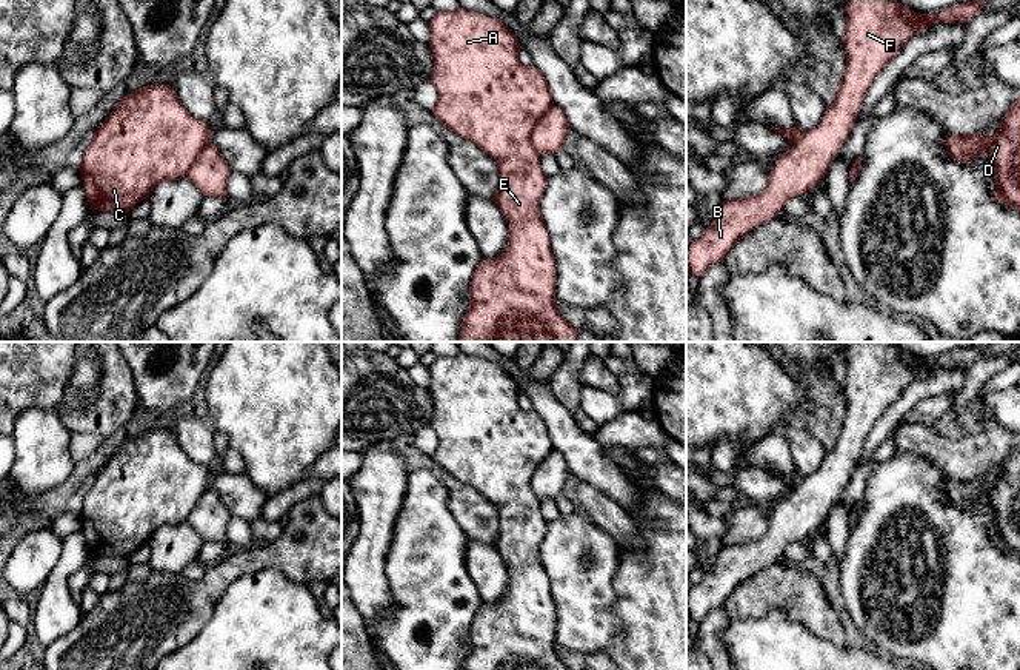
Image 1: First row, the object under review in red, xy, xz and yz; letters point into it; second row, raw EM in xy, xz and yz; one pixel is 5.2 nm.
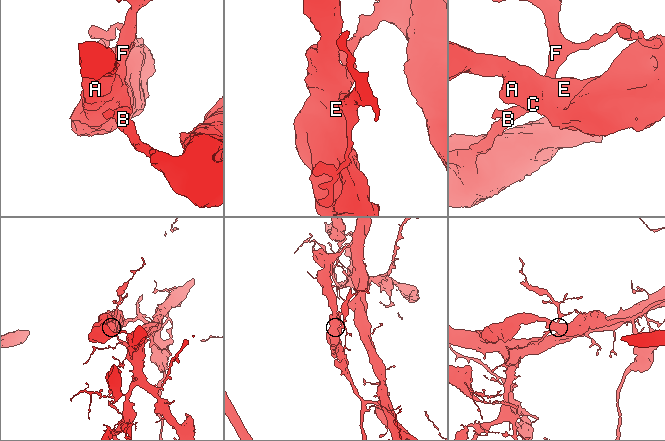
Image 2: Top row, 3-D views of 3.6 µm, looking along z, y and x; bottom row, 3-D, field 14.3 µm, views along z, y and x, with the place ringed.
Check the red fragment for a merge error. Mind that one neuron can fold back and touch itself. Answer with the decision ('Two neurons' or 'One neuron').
Two neurons

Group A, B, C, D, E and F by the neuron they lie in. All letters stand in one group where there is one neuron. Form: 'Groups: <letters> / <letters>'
Groups: A C D E / B F

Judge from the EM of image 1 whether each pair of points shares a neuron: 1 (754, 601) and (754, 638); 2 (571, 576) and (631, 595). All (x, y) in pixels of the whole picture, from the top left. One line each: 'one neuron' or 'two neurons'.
1: two neurons
2: two neurons

